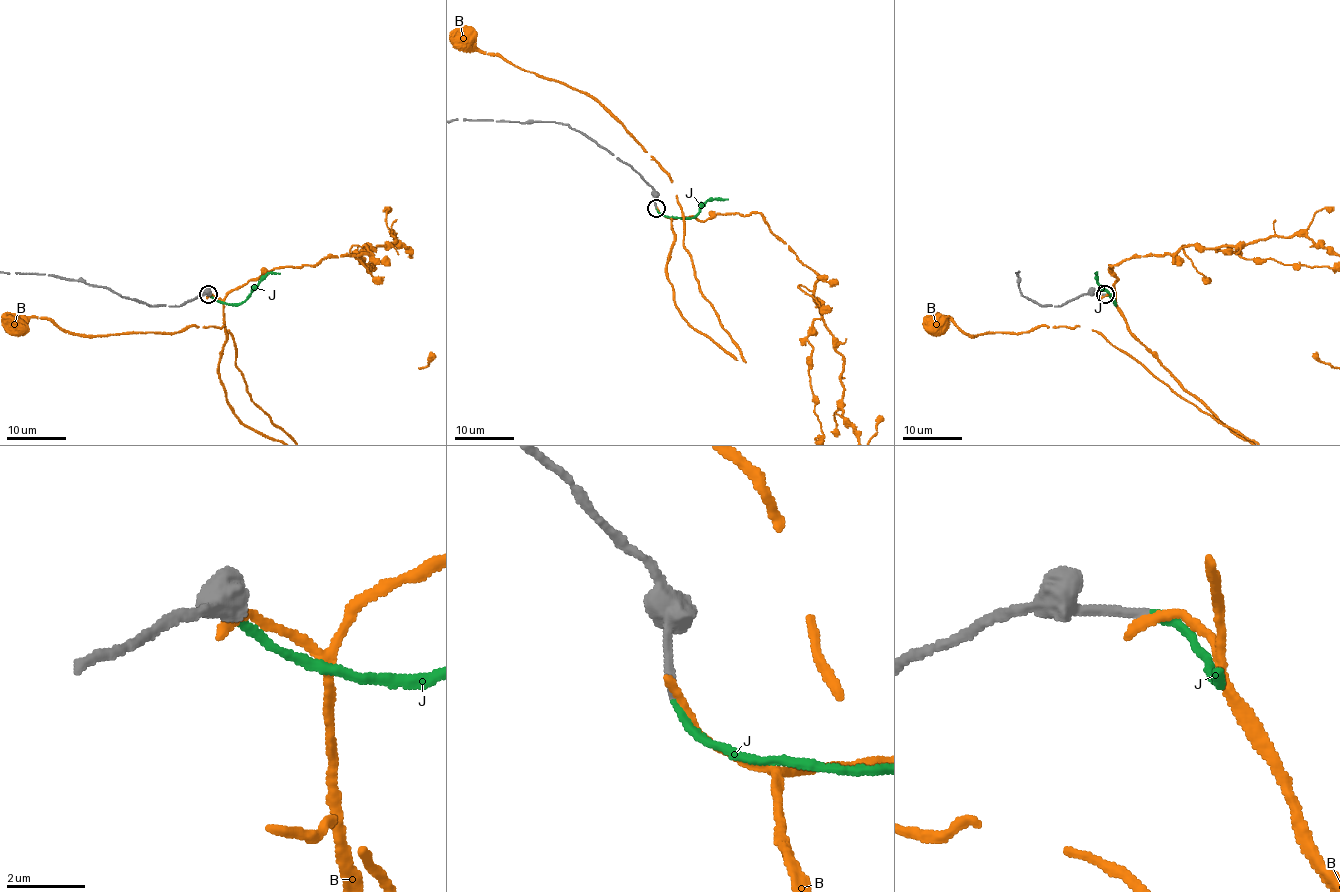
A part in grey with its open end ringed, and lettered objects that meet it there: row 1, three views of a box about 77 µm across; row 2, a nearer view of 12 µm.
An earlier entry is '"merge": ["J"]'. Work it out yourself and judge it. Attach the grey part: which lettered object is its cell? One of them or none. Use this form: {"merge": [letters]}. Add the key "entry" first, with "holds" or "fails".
{"entry": "holds", "merge": ["J"]}

